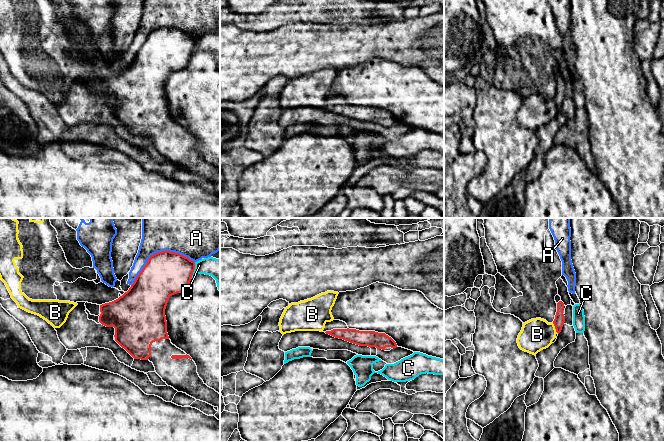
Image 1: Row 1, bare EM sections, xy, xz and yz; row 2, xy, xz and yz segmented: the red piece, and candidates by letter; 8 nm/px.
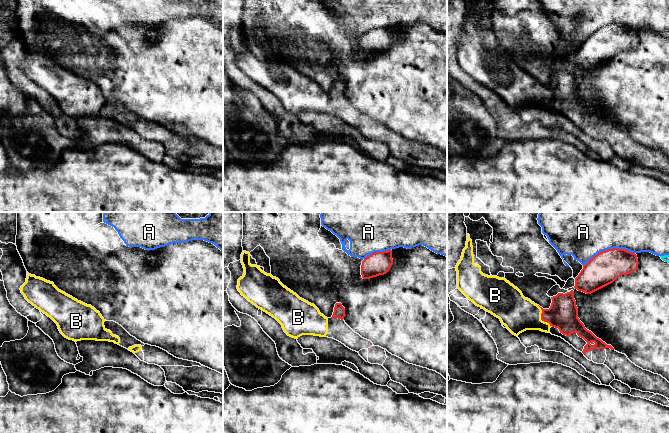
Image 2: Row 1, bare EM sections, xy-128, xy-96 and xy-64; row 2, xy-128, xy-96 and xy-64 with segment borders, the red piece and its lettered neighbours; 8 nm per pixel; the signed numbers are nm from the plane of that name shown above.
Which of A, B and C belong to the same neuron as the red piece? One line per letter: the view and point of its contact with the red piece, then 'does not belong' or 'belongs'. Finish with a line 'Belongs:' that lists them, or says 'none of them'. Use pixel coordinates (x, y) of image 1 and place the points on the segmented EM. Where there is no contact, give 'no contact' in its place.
A: xy (158, 252) | does not belong
B: yz (555, 328) | belongs
C: xy (193, 270) | does not belong
Belongs: B

